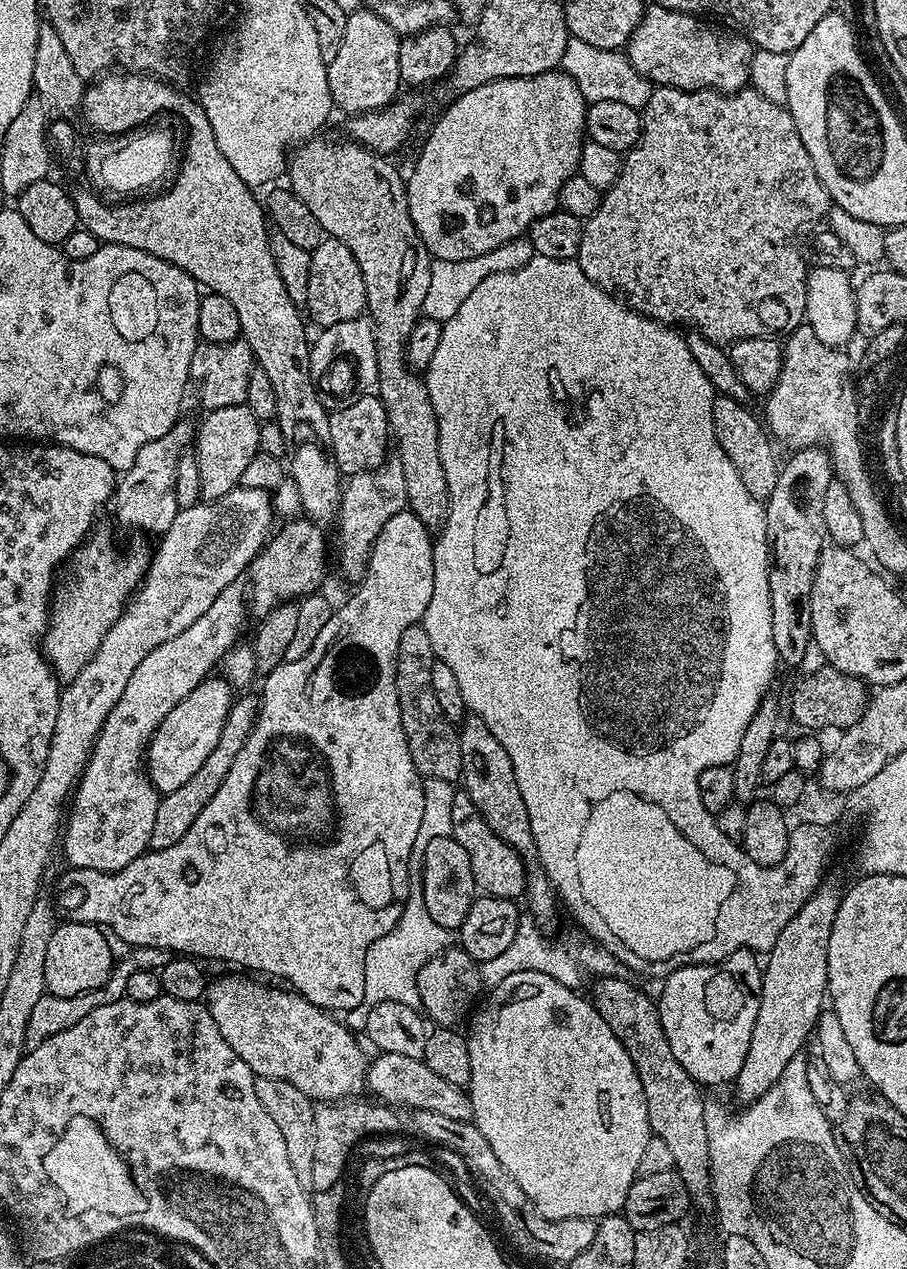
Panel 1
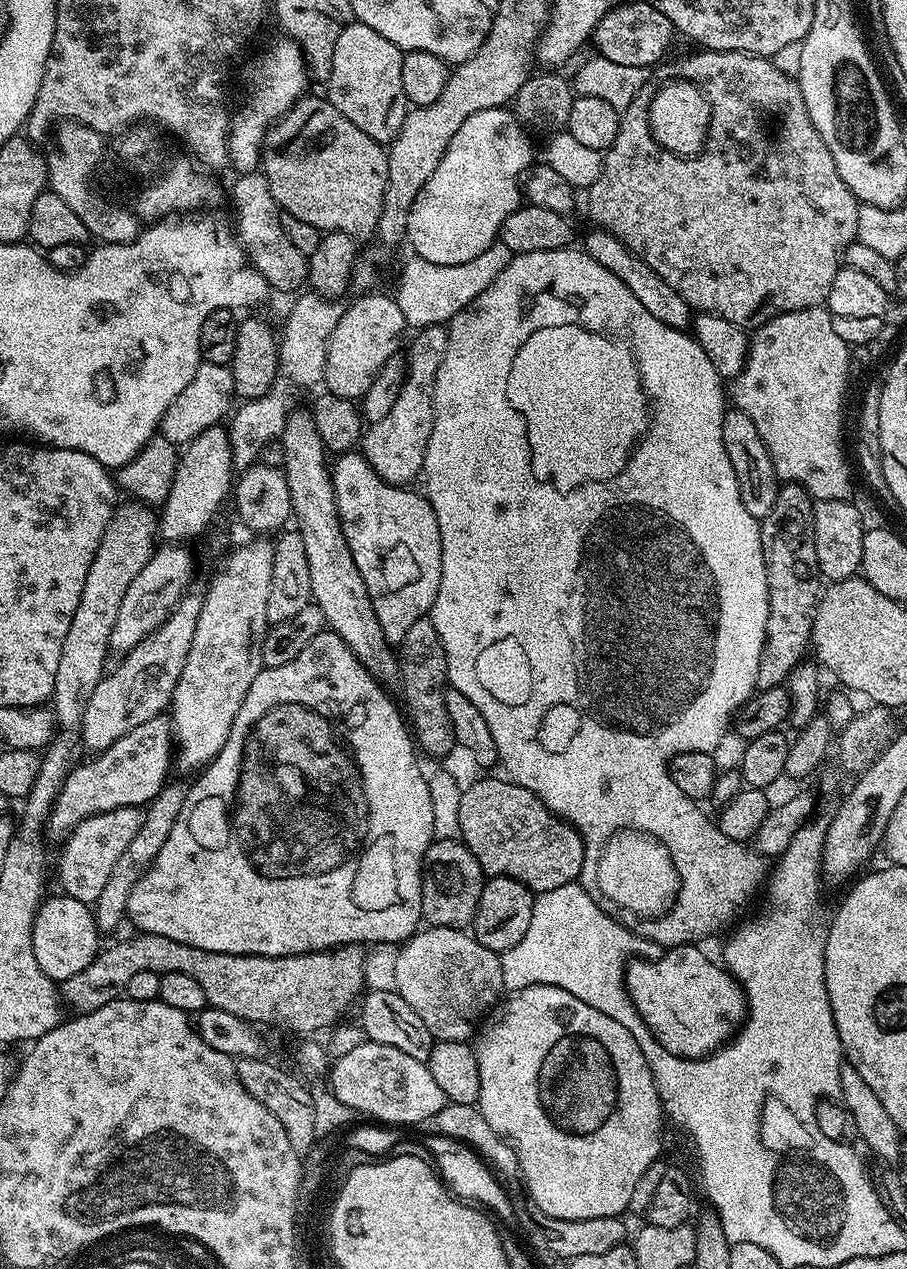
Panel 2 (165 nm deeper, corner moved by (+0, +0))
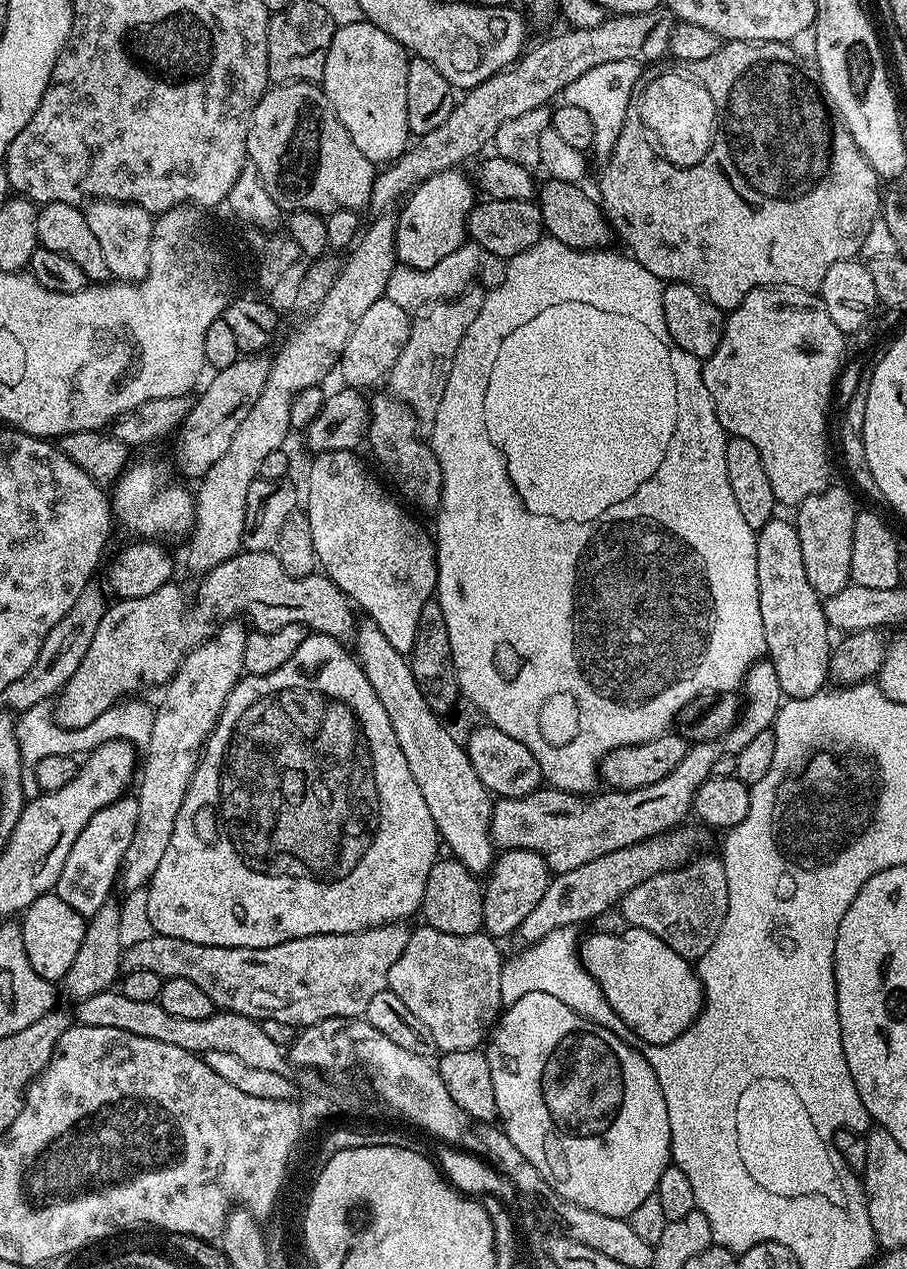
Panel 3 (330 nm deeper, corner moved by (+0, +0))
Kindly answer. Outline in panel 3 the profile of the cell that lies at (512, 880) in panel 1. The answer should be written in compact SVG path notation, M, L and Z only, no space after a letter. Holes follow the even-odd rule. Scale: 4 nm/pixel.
M768 658L752 665L742 685L742 715L726 734L701 744L692 744L686 758L658 782L638 790L597 794L564 792L560 788L541 786L522 798L500 798L492 806L492 835L497 849L521 848L538 853L553 873L574 870L626 846L661 836L685 823L693 811L696 795L712 776L718 758L736 757L746 745L775 725L780 712L782 693L778 675Z

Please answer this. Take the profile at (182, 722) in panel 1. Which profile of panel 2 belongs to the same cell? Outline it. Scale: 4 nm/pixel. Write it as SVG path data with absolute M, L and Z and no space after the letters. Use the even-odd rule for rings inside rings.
M163 715L150 718L150 722L142 722L142 726L134 726L130 734L122 734L114 746L110 746L105 752L93 755L92 760L85 764L77 763L69 772L62 790L52 807L52 813L48 816L46 832L49 837L52 836L57 842L63 842L68 839L68 835L76 829L86 818L90 818L99 812L109 812L119 808L135 808L137 806L146 806L156 797L165 784L169 783L171 773L174 768L174 740L170 735L170 724Z

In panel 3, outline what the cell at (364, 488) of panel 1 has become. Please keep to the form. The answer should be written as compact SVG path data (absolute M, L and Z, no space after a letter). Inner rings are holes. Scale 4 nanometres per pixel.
M471 286L460 296L428 304L411 317L412 325L406 346L402 346L402 354L398 354L394 366L388 372L386 384L392 387L389 388L391 395L412 409L412 415L421 425L431 426L438 414L440 399L446 390L458 346L462 346L466 330L470 330L474 318L478 318L478 310L482 310L485 295L485 289Z

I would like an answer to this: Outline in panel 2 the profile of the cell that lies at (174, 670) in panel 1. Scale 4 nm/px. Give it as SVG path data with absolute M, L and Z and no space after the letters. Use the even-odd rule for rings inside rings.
M135 807L99 812L83 820L63 841L59 891L70 898L78 898L78 902L83 904L95 904L98 894L102 894L102 889L106 887L112 867L118 863L118 857L124 853L126 846L130 846L134 834L138 834L143 817L143 811Z

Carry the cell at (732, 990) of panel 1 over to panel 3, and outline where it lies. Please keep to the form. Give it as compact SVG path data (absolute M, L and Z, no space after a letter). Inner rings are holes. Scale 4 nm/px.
M628 926L623 930L624 933L616 932L613 936L608 932L596 932L585 940L583 937L578 948L580 963L599 982L604 1000L621 1025L625 1024L645 1045L674 1042L674 1038L694 1023L704 1006L704 989L700 987L697 969L682 958L682 954L674 954L662 938L654 938L654 934L641 928Z

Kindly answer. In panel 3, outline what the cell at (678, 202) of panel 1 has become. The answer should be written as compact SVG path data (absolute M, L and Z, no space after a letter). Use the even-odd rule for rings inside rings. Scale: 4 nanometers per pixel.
M729 40L721 43L720 49L710 58L702 58L694 66L694 76L708 88L718 109L718 131L715 133L712 145L704 160L692 168L679 168L672 165L666 157L661 155L658 147L654 146L653 137L645 128L640 117L630 114L618 134L618 142L614 150L606 157L608 164L600 176L600 196L598 203L608 217L608 223L617 237L624 239L623 247L627 249L633 260L637 260L650 274L654 274L665 282L689 284L697 288L704 299L722 310L737 308L756 288L801 288L807 292L816 292L822 278L826 278L826 270L834 266L834 262L851 260L860 256L862 242L866 242L866 234L870 234L870 226L881 215L882 195L880 196L881 177L876 175L874 166L870 166L868 159L858 150L854 138L846 130L839 130L832 125L829 105L817 87L808 77L809 70L801 63L788 42L758 42L757 40Z

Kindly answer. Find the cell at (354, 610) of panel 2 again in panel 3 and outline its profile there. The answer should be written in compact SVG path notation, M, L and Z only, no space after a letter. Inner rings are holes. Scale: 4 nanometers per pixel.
M364 618L357 623L356 634L354 637L354 655L360 661L360 669L366 674L366 678L370 682L370 686L374 686L374 694L378 694L378 702L382 702L382 707L386 709L386 715L390 718L390 726L394 726L394 738L398 738L398 746L402 746L402 755L406 758L406 766L410 766L410 774L414 774L414 782L418 782L418 790L422 790L422 798L426 798L426 807L430 810L430 818L434 818L434 826L436 831L440 833L440 839L445 849L449 848L451 855L455 859L462 862L462 866L466 866L466 870L477 874L484 874L491 869L494 863L494 837L492 835L492 806L494 797L491 792L488 792L478 778L478 774L474 774L474 766L468 757L468 749L463 743L460 744L454 737L448 733L448 728L443 724L441 717L434 710L430 710L430 706L426 706L426 698L422 698L422 690L418 690L418 682L414 682L414 674L409 657L405 653L399 652L390 644L389 639L382 630L372 621L372 619Z

